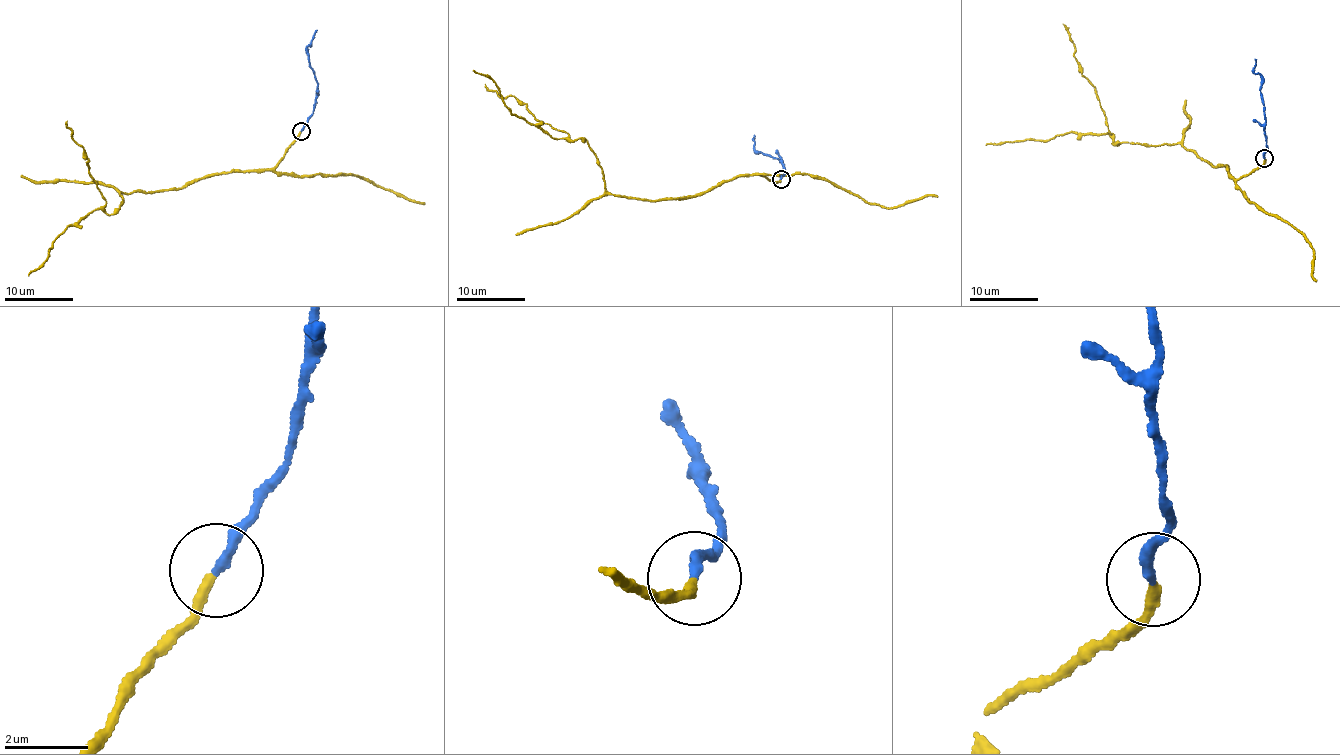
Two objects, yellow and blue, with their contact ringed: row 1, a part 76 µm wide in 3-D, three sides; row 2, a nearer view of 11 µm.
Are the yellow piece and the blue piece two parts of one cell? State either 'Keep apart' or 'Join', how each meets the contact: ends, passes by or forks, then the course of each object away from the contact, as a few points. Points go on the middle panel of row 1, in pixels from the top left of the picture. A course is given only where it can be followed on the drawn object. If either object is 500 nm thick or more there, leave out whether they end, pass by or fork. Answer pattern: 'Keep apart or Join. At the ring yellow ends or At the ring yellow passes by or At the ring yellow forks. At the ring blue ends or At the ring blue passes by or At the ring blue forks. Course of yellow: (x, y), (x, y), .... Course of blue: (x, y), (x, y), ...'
Join. At the ring yellow ends. At the ring blue ends. Course of yellow: (781, 179), (757, 174), (679, 198), (612, 195), (585, 141), (551, 138), (516, 117), (492, 79), (473, 70). Course of blue: (781, 178), (785, 171), (781, 160), (756, 149), (753, 135)

